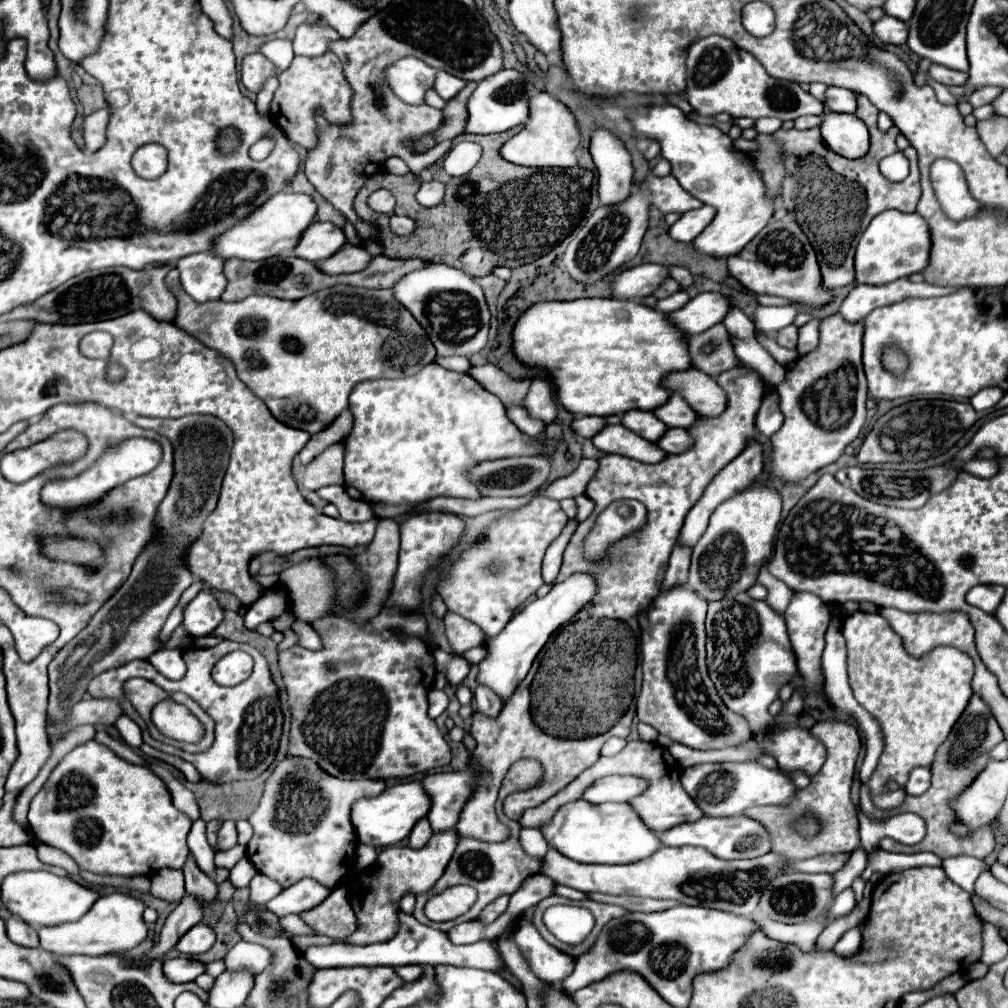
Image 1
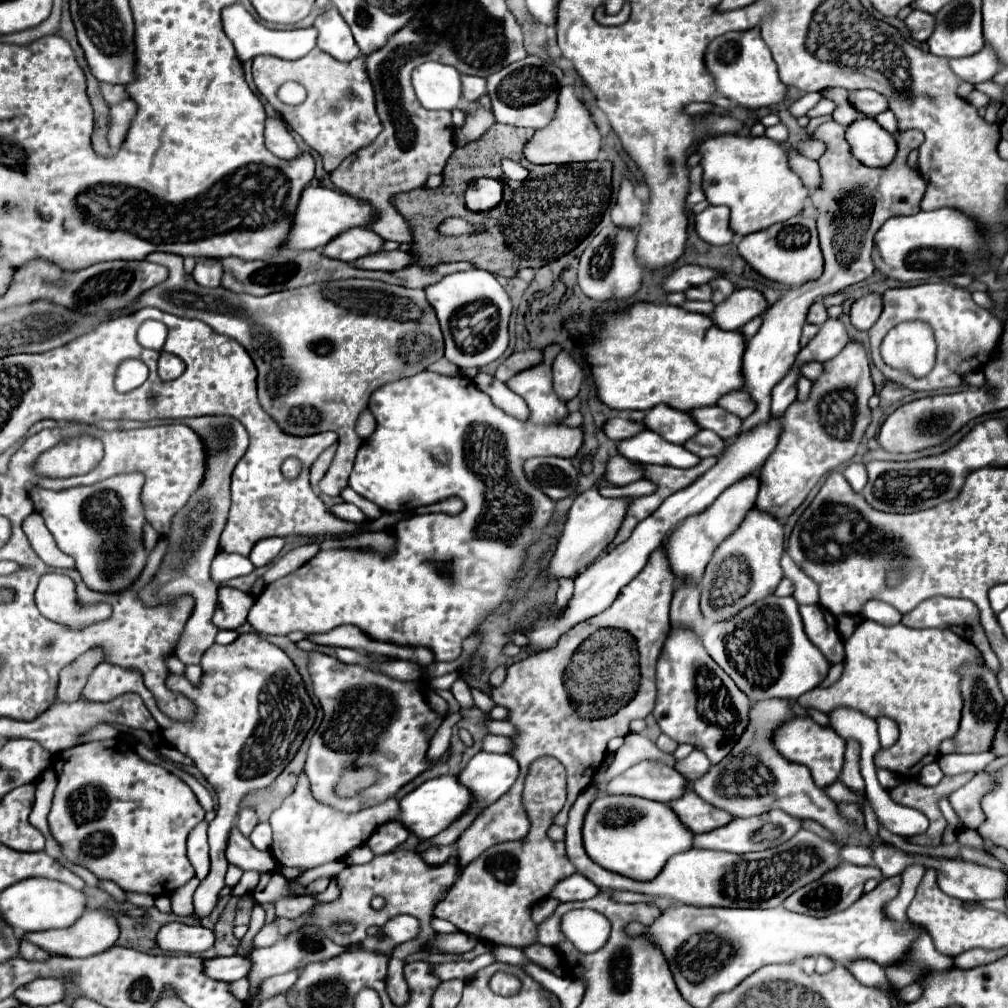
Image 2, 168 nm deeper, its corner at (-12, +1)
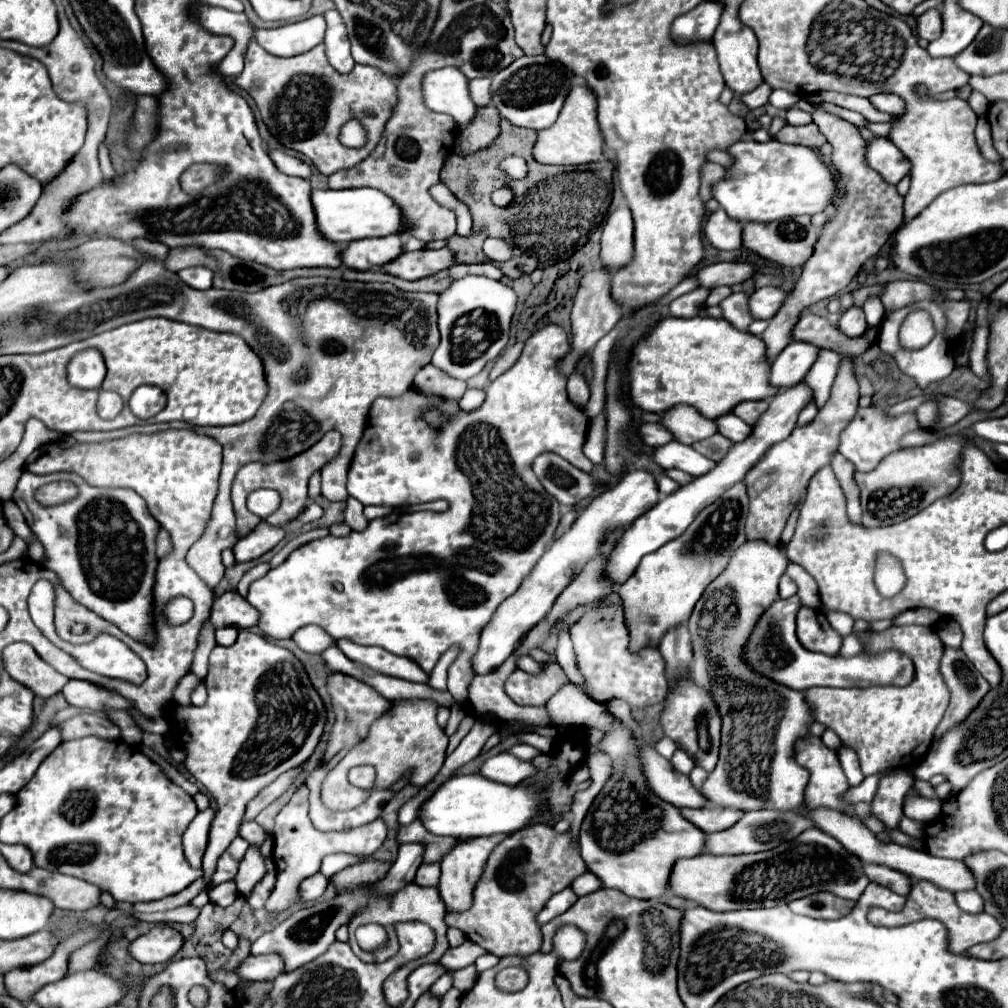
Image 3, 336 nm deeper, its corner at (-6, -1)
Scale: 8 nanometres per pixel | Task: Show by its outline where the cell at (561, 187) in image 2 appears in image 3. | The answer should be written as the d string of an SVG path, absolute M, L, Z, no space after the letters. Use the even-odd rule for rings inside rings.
M502 119L502 133L500 137L482 151L472 155L460 157L450 155L442 167L442 183L454 191L456 199L470 207L474 217L474 235L470 237L450 237L448 247L454 251L458 263L486 263L488 257L482 253L482 243L486 237L500 237L514 249L514 257L506 263L498 263L498 269L510 277L518 279L520 275L530 275L534 269L546 269L564 261L574 255L592 233L604 223L606 213L612 203L612 175L614 163L600 161L586 163L586 165L572 165L572 167L556 167L556 165L542 165L532 157L532 147L536 143L536 131L516 127L510 121ZM520 155L528 161L528 175L524 181L518 181L518 197L512 201L510 207L496 207L490 199L492 191L498 187L506 187L512 179L500 169L502 157ZM544 179L544 203L542 203L542 181ZM474 181L474 187L468 183Z

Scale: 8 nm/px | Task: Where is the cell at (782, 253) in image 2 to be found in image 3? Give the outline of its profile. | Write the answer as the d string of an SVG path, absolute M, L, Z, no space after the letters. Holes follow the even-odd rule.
M808 215L784 219L784 221L772 221L772 223L754 223L754 221L744 223L744 247L784 267L804 265L804 261L812 255L816 241L818 241L818 233Z

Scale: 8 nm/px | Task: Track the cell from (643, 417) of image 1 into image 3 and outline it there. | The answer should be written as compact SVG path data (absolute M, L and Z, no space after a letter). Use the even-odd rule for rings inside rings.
M676 405L672 411L662 413L662 425L674 433L676 441L686 445L718 433L716 423L704 417L698 409L692 409L690 405Z

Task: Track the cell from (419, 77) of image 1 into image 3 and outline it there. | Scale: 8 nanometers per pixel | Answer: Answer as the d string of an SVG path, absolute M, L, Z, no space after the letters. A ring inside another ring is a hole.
M444 67L426 73L424 101L428 109L448 113L456 123L468 125L476 115L476 103L470 97L468 77L456 67Z

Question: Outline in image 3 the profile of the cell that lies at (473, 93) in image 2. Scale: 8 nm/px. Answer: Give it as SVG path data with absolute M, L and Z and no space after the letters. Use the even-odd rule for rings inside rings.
M472 79L470 81L470 91L472 91L472 99L478 107L486 107L492 101L492 93L490 93L490 85L492 81L486 79Z

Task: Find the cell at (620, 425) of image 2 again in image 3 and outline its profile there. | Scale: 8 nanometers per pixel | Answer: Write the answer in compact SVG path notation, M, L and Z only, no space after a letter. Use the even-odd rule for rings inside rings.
M644 423L638 433L640 433L640 437L642 437L648 445L652 445L652 447L660 447L660 445L664 445L664 443L674 441L672 433L670 433L668 429L664 429L660 423Z

